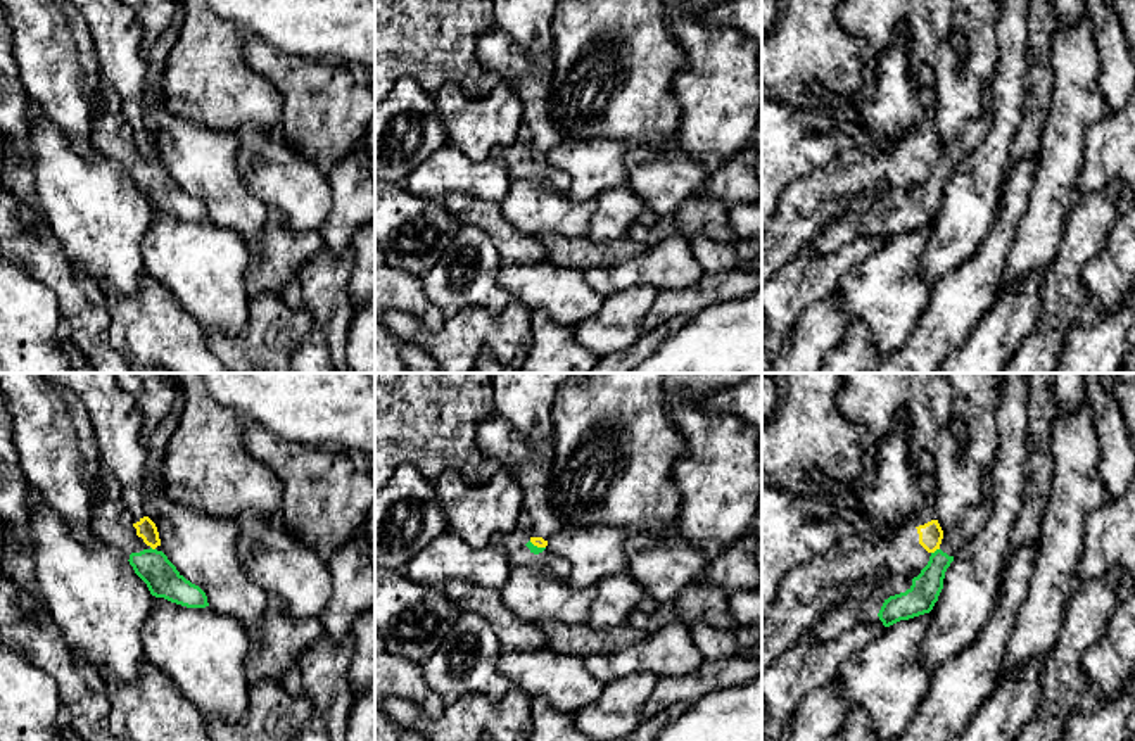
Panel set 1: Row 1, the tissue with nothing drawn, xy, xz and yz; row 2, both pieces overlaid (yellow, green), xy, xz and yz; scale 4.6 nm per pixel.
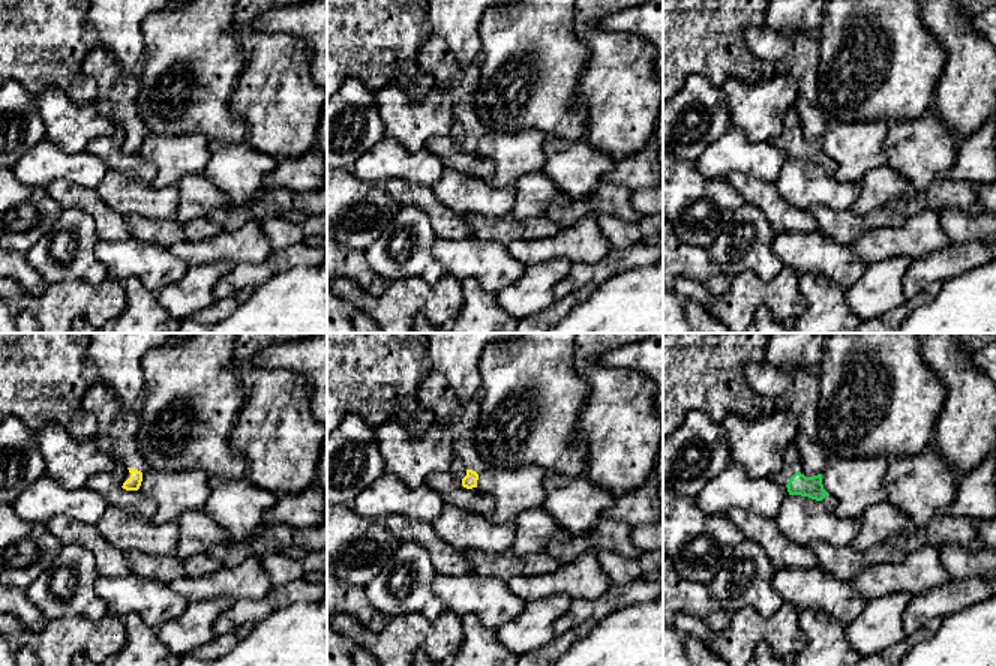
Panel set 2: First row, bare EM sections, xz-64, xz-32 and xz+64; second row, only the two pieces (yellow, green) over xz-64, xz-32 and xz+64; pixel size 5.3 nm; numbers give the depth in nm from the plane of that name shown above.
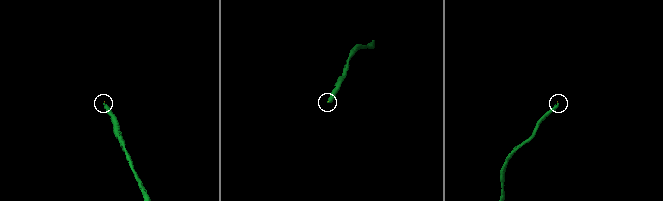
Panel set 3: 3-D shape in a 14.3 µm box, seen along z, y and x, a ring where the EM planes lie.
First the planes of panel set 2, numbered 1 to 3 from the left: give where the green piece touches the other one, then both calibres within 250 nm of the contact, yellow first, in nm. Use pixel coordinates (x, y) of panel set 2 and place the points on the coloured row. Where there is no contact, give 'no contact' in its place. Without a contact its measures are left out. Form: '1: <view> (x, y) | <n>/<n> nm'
1: no contact
2: no contact
3: no contact

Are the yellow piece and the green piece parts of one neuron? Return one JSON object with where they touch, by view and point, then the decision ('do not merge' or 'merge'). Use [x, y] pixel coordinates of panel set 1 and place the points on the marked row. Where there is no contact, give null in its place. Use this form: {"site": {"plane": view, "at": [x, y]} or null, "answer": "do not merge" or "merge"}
{"site": {"plane": "yz", "at": [935, 550]}, "answer": "do not merge"}

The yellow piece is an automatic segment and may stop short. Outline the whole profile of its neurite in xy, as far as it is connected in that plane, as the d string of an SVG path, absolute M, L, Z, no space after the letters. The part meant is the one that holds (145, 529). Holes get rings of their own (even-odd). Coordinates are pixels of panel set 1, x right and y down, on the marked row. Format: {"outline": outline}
{"outline": "M45 373L55 387L67 387L85 406L100 461L121 485L121 504L133 516L136 535L152 549L161 546L155 523L147 516L149 449L142 435L143 415L116 373Z"}

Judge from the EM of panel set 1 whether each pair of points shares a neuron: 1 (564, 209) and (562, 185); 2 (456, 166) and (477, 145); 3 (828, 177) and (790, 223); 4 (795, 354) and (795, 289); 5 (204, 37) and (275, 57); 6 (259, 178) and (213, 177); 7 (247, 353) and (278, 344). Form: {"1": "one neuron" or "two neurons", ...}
{"1": "two neurons", "2": "two neurons", "3": "one neuron", "4": "two neurons", "5": "two neurons", "6": "two neurons", "7": "one neuron"}

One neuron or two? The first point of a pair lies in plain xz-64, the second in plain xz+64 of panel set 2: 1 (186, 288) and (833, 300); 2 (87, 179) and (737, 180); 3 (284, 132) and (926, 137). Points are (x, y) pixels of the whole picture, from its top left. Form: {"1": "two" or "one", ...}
{"1": "two", "2": "two", "3": "two"}

